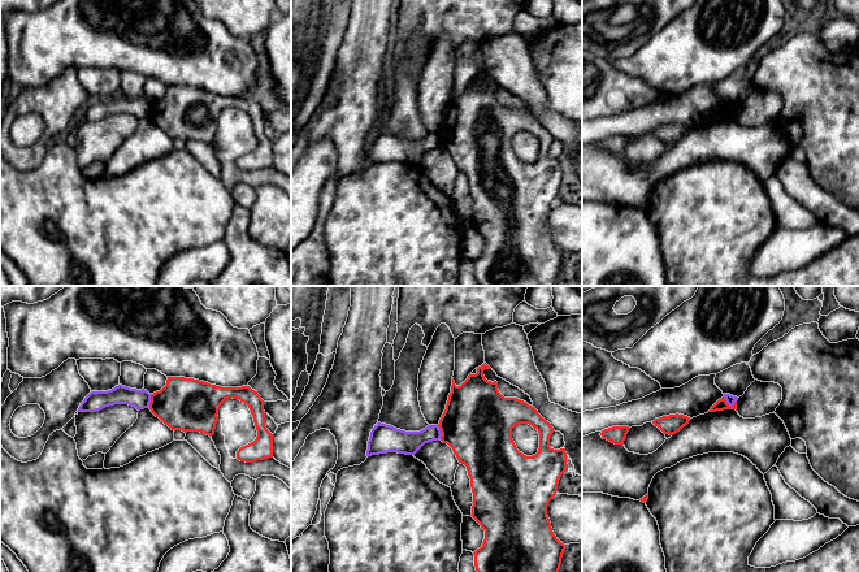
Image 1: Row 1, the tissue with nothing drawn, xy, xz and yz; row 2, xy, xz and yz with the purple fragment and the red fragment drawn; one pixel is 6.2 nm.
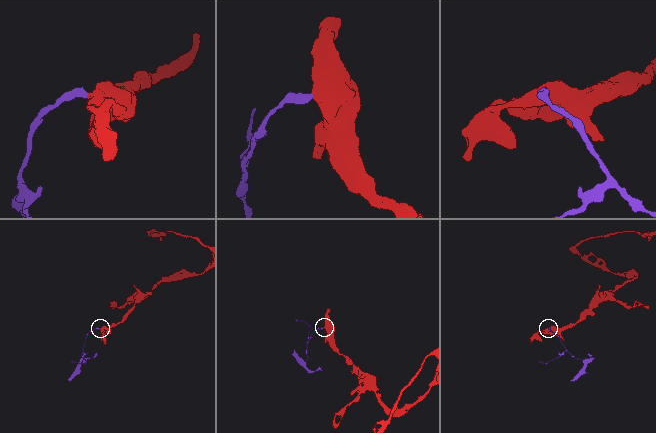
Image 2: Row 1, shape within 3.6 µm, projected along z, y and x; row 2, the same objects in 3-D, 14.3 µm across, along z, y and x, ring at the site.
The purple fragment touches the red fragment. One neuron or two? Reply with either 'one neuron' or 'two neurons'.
two neurons

